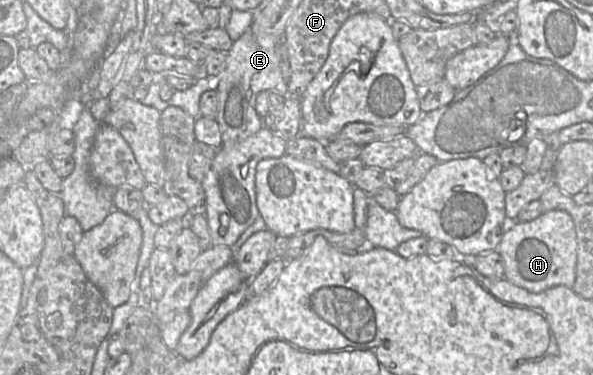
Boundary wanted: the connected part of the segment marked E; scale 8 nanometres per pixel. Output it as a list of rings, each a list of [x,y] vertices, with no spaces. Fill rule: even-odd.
[[[220,28],[207,29],[202,32],[193,32],[183,36],[185,40],[200,44],[218,52],[226,53],[225,68],[216,76],[217,115],[223,143],[239,143],[256,134],[264,127],[261,118],[255,109],[257,95],[262,91],[276,92],[285,99],[290,99],[290,93],[280,68],[280,43],[275,44],[272,36],[256,36],[252,29],[248,29],[239,39],[232,41],[225,30]]]

